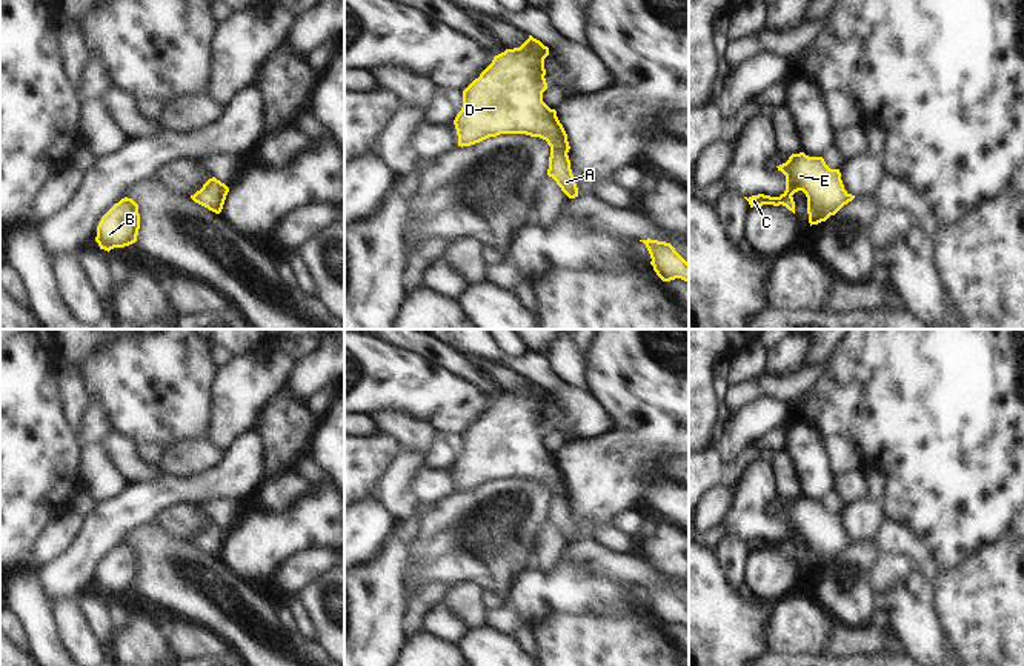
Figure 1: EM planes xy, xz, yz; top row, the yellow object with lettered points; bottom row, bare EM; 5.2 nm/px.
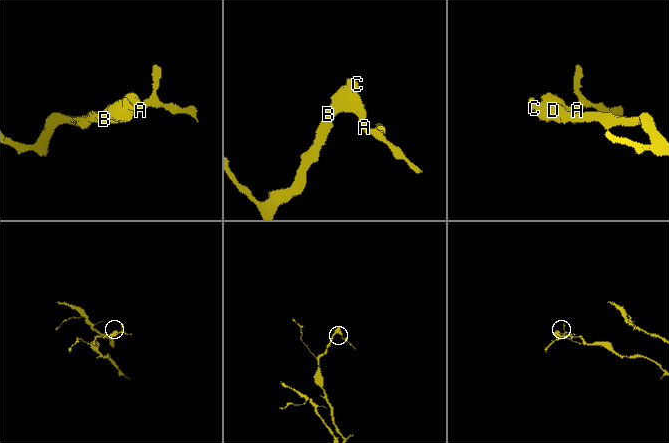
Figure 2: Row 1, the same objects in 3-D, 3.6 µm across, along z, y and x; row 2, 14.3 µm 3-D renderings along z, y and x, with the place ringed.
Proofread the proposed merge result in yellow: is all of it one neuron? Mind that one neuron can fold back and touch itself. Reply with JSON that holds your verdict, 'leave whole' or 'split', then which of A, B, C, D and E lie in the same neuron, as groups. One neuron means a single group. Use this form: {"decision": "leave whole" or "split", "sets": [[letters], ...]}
{"decision": "leave whole", "sets": [["A", "B", "C", "D", "E"]]}

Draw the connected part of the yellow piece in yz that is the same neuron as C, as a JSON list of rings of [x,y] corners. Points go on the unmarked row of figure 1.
[[[804,497],[792,498],[786,508],[776,512],[786,520],[786,535],[780,541],[764,538],[744,541],[750,552],[783,549],[795,558],[792,540],[803,535],[807,541],[807,558],[812,571],[826,566],[855,543],[844,534],[839,514],[830,514],[823,501],[809,501]]]

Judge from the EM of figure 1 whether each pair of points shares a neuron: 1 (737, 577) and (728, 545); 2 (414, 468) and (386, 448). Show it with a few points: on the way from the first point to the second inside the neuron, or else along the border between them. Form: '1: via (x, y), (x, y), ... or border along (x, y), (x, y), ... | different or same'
1: via (732, 569), (732, 552) | same
2: border along (405, 448), (379, 488) | different

